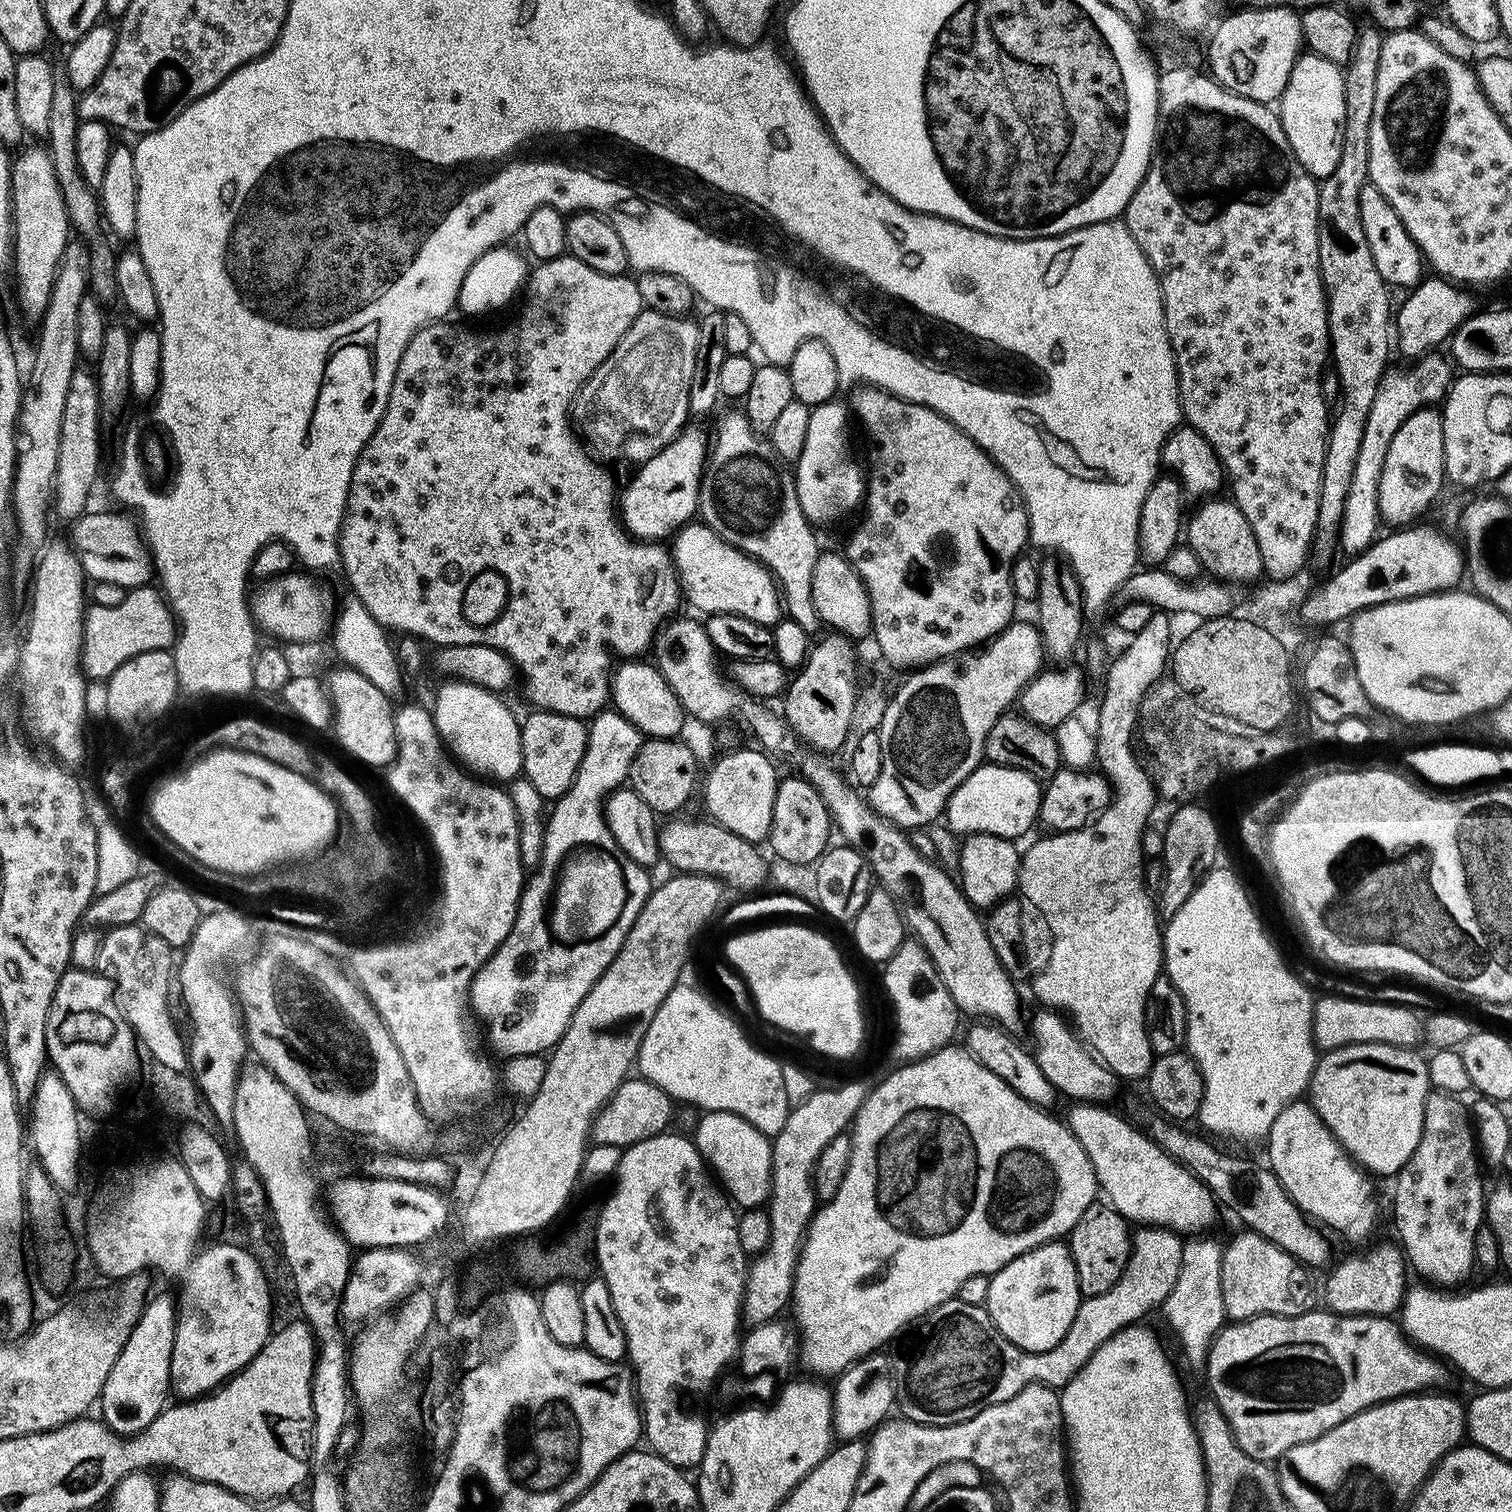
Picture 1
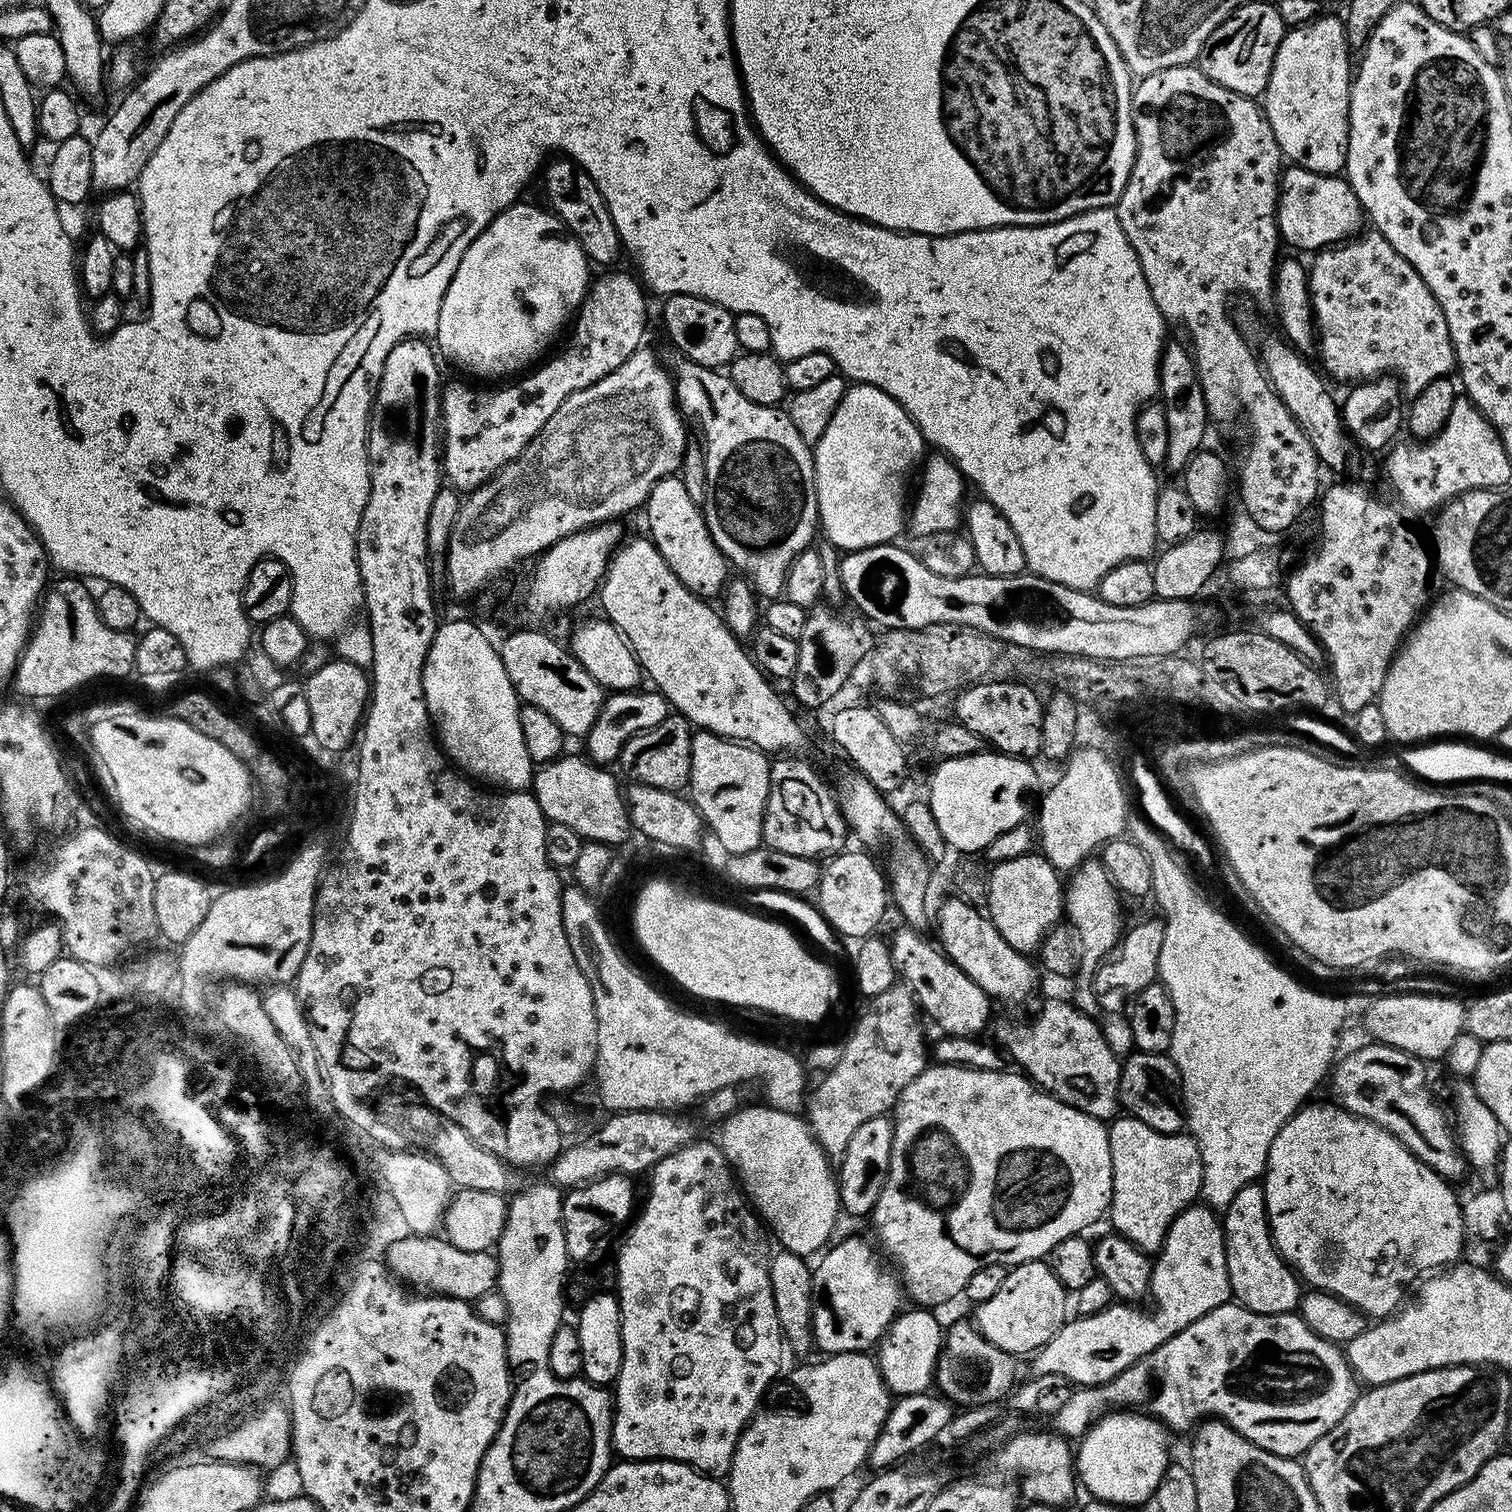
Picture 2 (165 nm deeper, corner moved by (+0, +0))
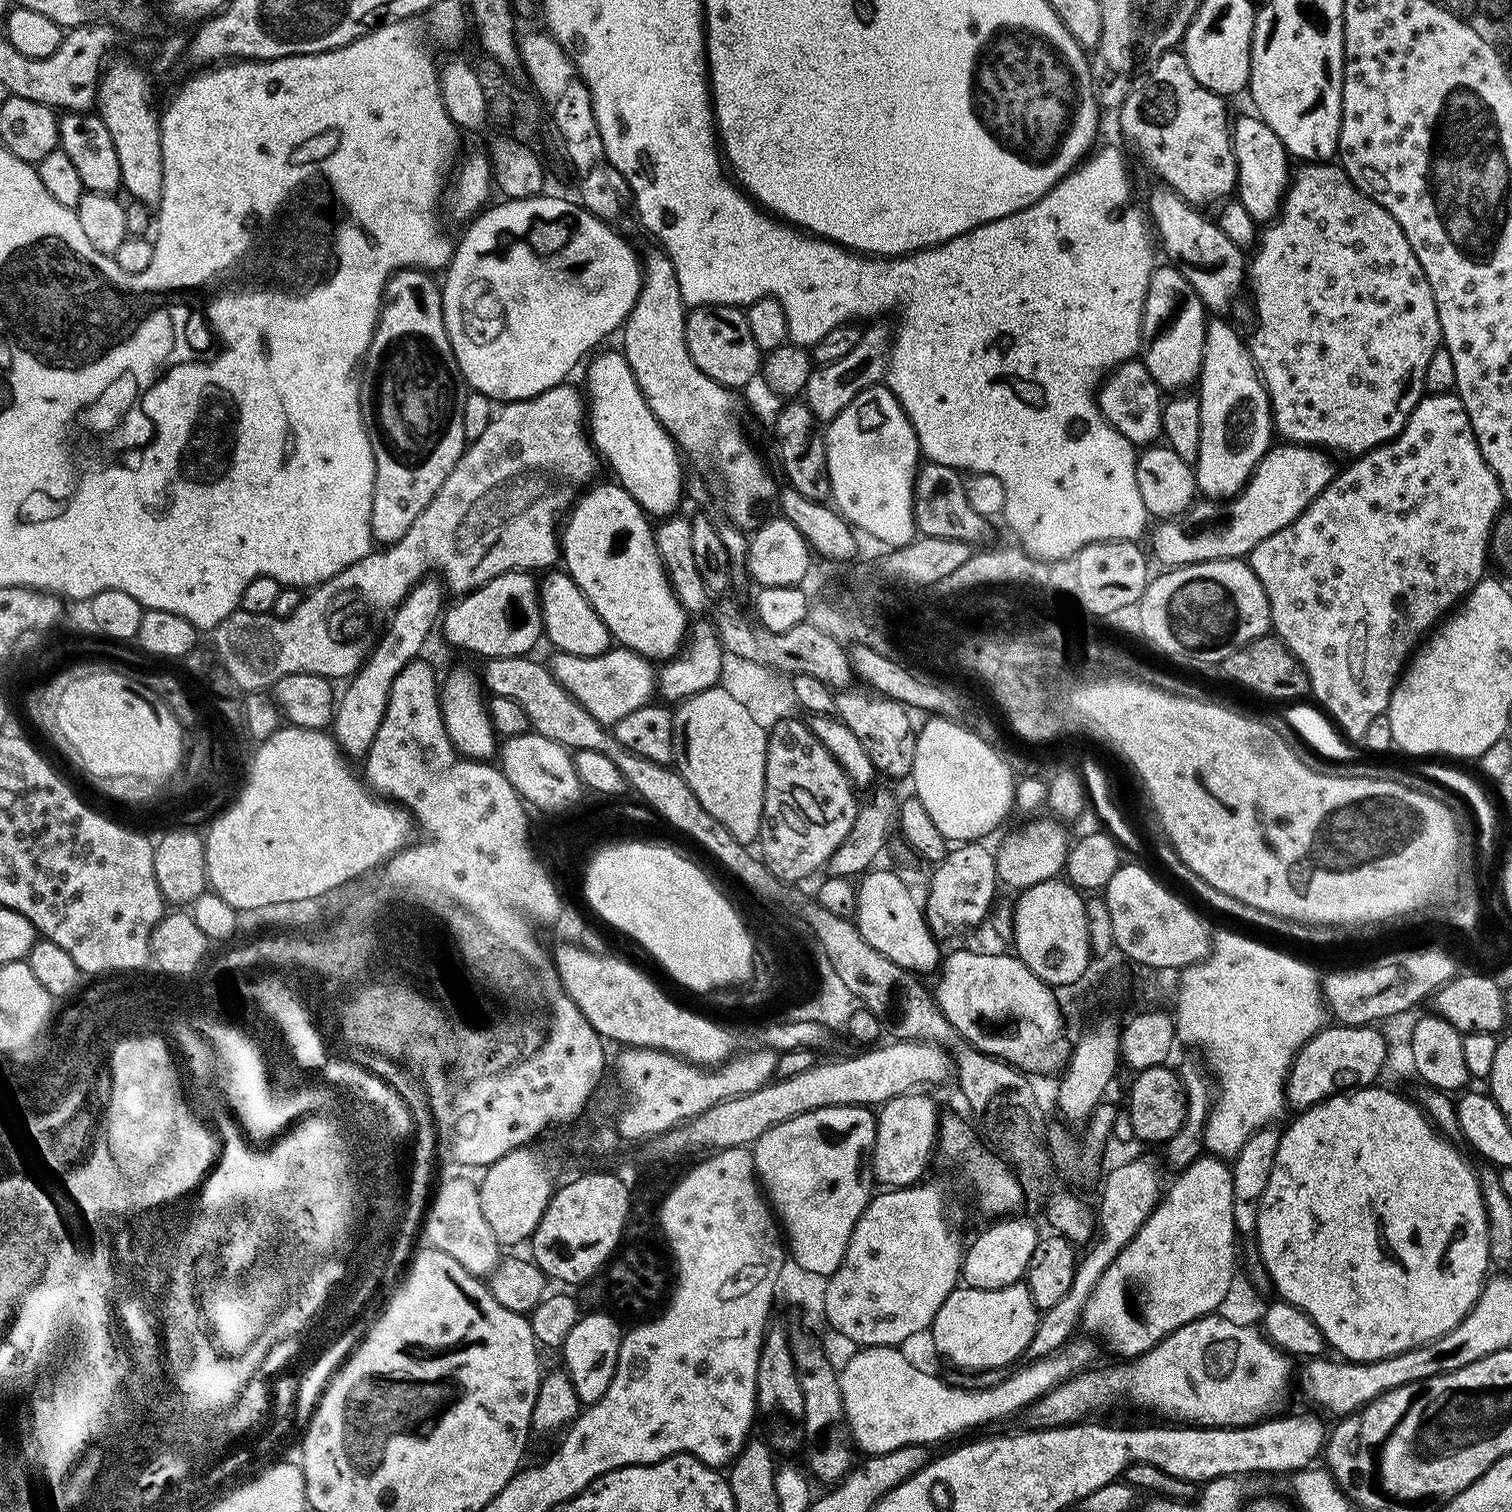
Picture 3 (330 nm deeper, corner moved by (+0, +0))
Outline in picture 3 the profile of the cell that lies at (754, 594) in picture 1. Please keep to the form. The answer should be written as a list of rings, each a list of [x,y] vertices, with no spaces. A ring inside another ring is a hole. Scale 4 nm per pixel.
[[[623,351],[595,356],[591,357],[592,365],[588,368],[586,391],[586,431],[592,447],[602,457],[603,463],[612,467],[617,476],[613,477],[620,487],[626,489],[641,508],[664,508],[668,496],[678,495],[686,484],[686,476],[680,473],[678,445],[644,401],[644,394]]]

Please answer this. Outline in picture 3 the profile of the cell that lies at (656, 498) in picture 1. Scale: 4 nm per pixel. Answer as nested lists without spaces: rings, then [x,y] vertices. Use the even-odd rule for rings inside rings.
[[[517,570],[507,572],[490,582],[486,582],[473,592],[461,595],[460,600],[452,609],[449,607],[443,613],[444,636],[456,648],[465,648],[468,652],[477,652],[481,658],[520,656],[527,657],[539,640],[542,640],[544,619],[540,616],[540,597],[538,595],[538,580],[531,571]]]

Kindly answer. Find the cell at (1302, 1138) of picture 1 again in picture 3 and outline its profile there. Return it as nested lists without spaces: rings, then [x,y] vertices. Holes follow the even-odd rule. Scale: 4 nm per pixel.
[[[1369,1086],[1367,1088],[1353,1088],[1347,1092],[1341,1092],[1335,1096],[1331,1096],[1328,1100],[1323,1100],[1321,1104],[1316,1104],[1312,1108],[1305,1108],[1303,1112],[1293,1115],[1291,1118],[1292,1125],[1281,1131],[1280,1141],[1278,1142],[1278,1154],[1274,1154],[1274,1170],[1270,1170],[1270,1182],[1266,1182],[1266,1190],[1260,1199],[1258,1206],[1258,1218],[1256,1219],[1256,1231],[1254,1233],[1254,1241],[1256,1240],[1256,1248],[1260,1251],[1259,1263],[1265,1272],[1268,1273],[1268,1279],[1271,1287],[1276,1287],[1275,1295],[1281,1300],[1290,1302],[1294,1306],[1298,1306],[1298,1310],[1302,1310],[1310,1318],[1314,1318],[1314,1326],[1318,1326],[1318,1330],[1322,1330],[1325,1345],[1329,1349],[1332,1348],[1336,1352],[1341,1352],[1345,1361],[1359,1362],[1369,1364],[1372,1361],[1389,1359],[1391,1356],[1398,1355],[1400,1352],[1410,1351],[1412,1348],[1422,1347],[1423,1344],[1429,1344],[1432,1340],[1436,1340],[1439,1336],[1445,1335],[1448,1331],[1454,1330],[1456,1326],[1464,1318],[1473,1306],[1476,1299],[1479,1298],[1484,1283],[1490,1276],[1490,1261],[1488,1258],[1488,1215],[1484,1209],[1486,1197],[1480,1189],[1480,1180],[1476,1177],[1476,1172],[1472,1169],[1472,1164],[1455,1148],[1453,1141],[1439,1131],[1435,1124],[1424,1114],[1423,1108],[1415,1099],[1407,1100],[1404,1096],[1399,1096],[1396,1092],[1391,1092],[1388,1088],[1380,1088],[1381,1086]]]

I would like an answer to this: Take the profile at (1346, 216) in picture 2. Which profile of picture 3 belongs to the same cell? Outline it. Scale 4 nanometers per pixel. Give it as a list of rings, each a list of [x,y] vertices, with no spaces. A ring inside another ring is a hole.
[[[1255,114],[1240,116],[1231,121],[1232,149],[1236,159],[1236,187],[1234,196],[1255,222],[1271,222],[1276,219],[1284,202],[1284,193],[1290,183],[1290,157],[1282,146],[1278,134],[1266,126]]]

